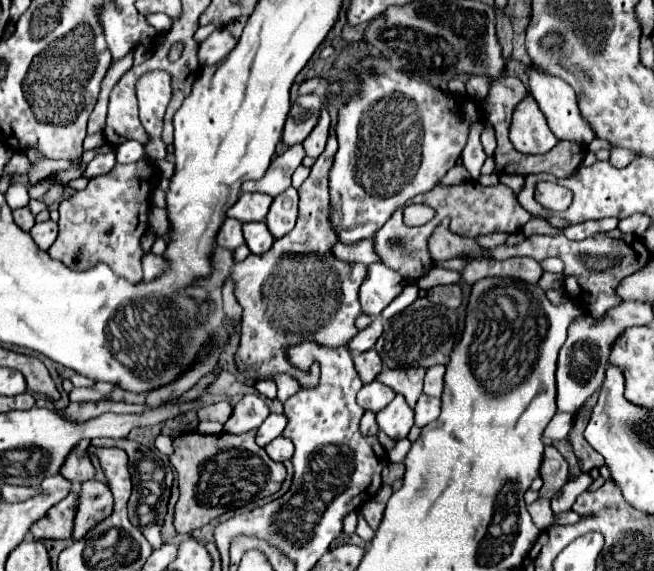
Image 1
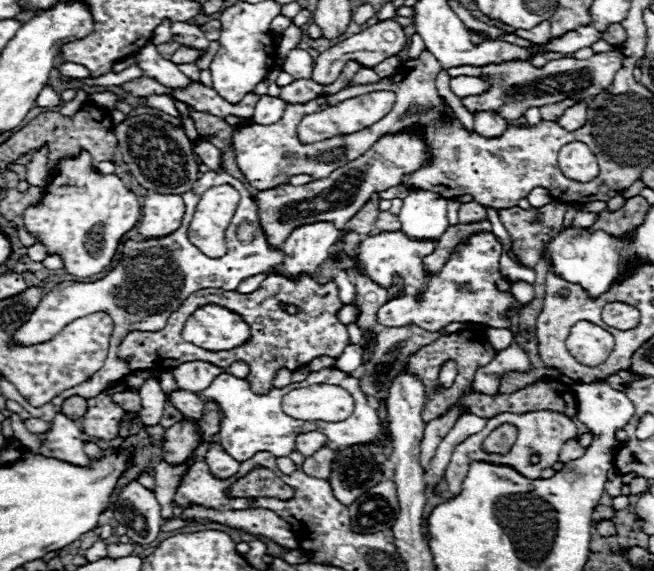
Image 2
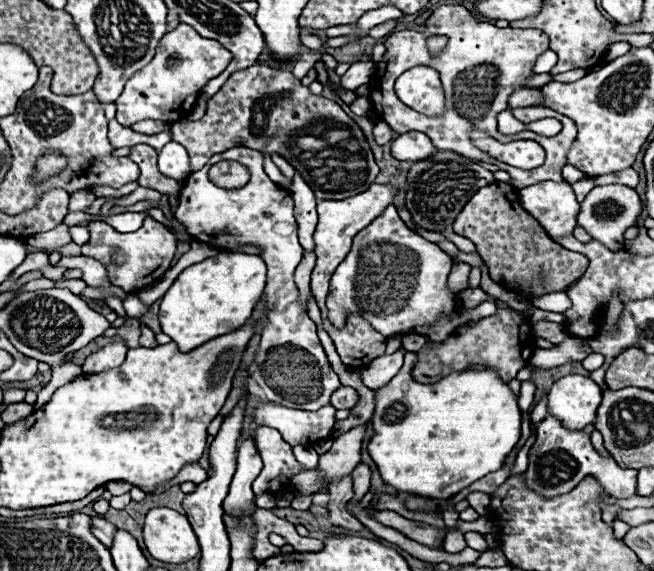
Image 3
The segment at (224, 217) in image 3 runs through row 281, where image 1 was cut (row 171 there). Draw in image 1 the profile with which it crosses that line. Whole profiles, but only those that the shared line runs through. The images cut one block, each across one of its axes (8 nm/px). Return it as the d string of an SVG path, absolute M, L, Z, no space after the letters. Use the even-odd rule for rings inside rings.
M302 144L286 148L280 156L276 156L272 160L264 178L260 178L256 182L244 182L242 192L262 192L272 198L282 194L286 188L290 188L290 178L292 178L294 170L300 166L302 158L304 158Z

